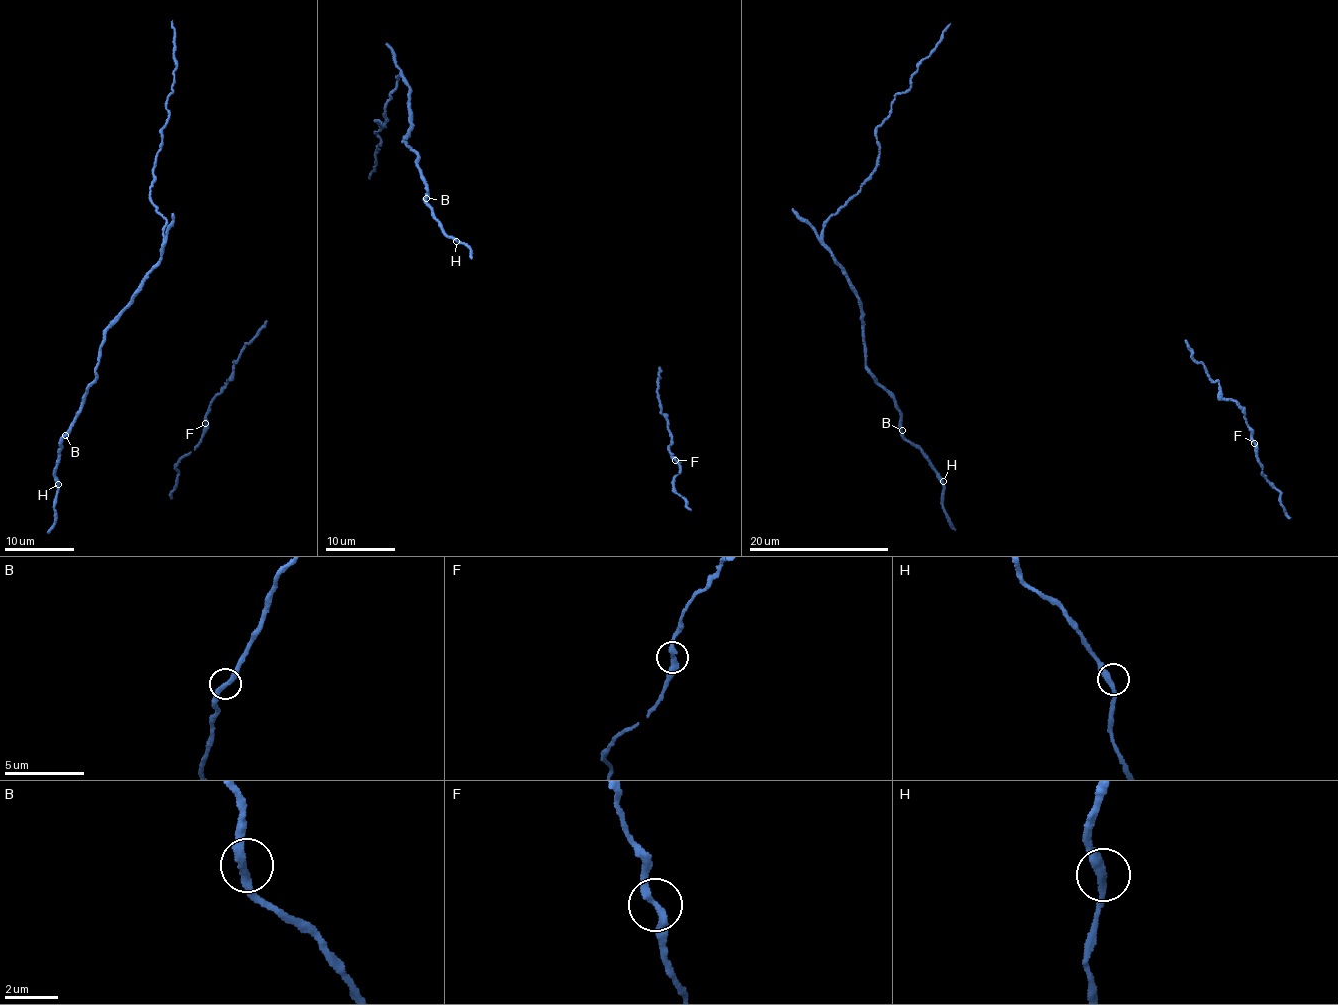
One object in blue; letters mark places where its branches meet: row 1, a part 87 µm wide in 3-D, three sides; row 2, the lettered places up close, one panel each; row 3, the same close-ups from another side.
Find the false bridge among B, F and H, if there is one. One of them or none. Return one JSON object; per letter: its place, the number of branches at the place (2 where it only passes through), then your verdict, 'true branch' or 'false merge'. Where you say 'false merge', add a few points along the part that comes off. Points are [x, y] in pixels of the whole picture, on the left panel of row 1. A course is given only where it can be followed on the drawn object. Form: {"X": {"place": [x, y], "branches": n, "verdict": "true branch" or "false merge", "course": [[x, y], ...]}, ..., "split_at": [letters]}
{"B": {"place": [65, 435], "branches": 2, "verdict": "true branch"}, "F": {"place": [205, 423], "branches": 2, "verdict": "true branch"}, "H": {"place": [58, 484], "branches": 2, "verdict": "true branch"}, "split_at": []}

